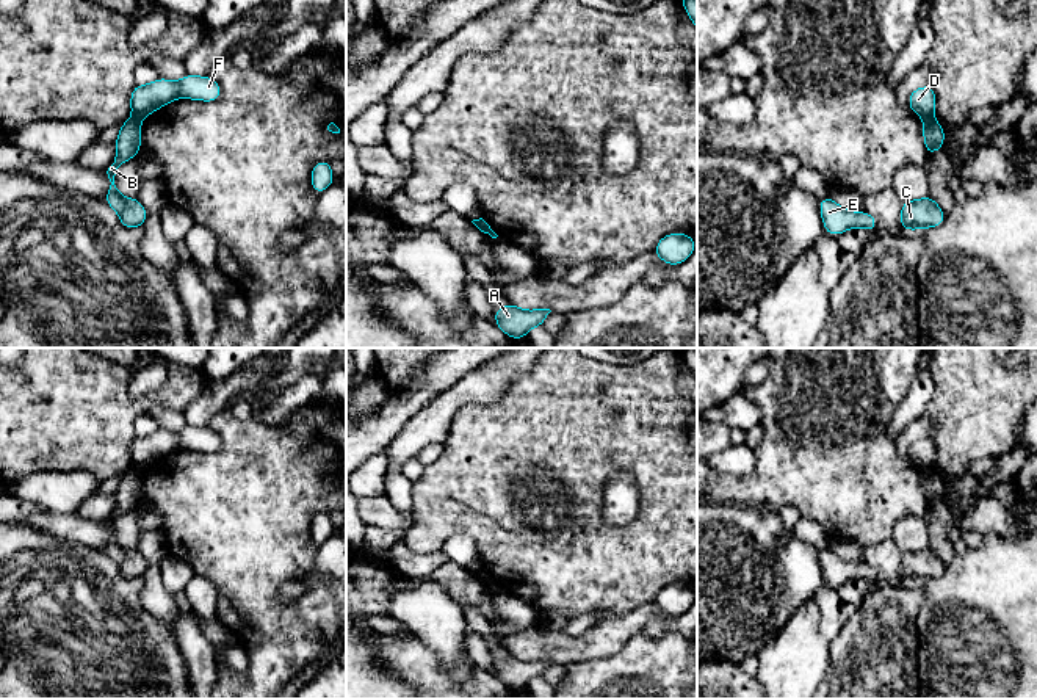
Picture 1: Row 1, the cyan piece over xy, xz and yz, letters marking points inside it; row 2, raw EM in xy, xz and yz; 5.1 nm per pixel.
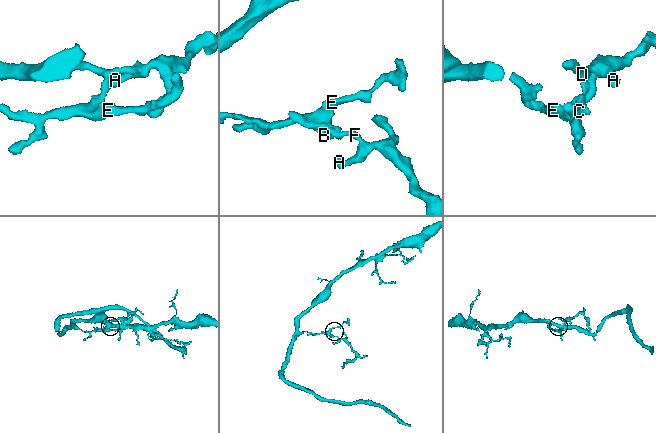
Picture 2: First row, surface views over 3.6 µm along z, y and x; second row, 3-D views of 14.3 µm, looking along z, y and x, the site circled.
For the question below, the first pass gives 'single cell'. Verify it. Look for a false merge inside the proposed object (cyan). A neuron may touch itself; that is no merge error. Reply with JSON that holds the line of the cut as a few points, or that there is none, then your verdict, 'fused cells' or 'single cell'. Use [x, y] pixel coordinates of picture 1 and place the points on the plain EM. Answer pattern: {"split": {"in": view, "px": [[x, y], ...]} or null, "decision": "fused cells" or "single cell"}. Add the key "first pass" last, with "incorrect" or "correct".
{"split": {"in": "yz", "px": [[932, 467], [924, 470]]}, "decision": "fused cells", "first pass": "incorrect"}

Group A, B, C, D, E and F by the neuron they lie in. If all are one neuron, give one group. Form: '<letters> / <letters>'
A D F / B C E

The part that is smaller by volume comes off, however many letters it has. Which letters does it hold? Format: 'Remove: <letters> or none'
Remove: A, D, F

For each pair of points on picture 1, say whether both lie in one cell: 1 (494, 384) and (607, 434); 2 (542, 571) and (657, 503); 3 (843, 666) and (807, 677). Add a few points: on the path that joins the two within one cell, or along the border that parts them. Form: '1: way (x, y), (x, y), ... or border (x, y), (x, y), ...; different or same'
1: border (531, 364), (497, 400), (472, 403); different
2: way (572, 563), (605, 563), (635, 533); same
3: border (831, 641), (831, 665), (821, 682); different

